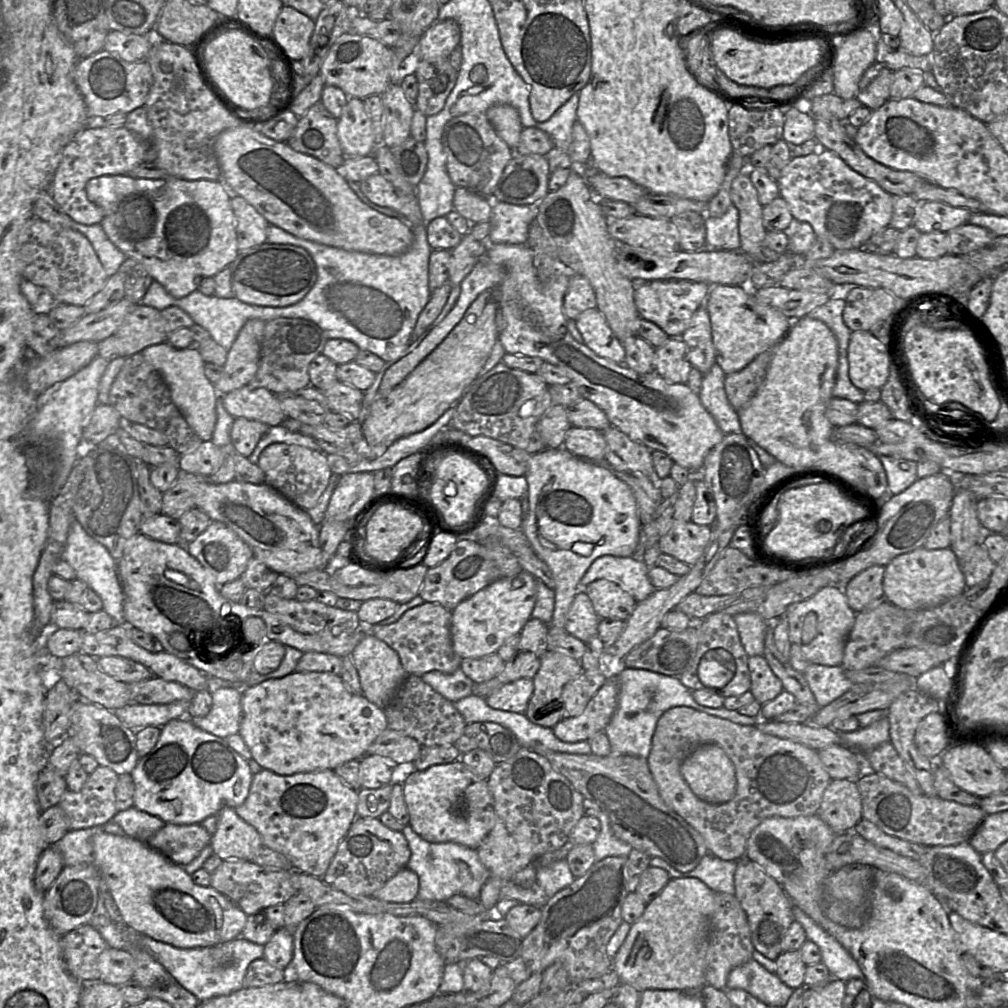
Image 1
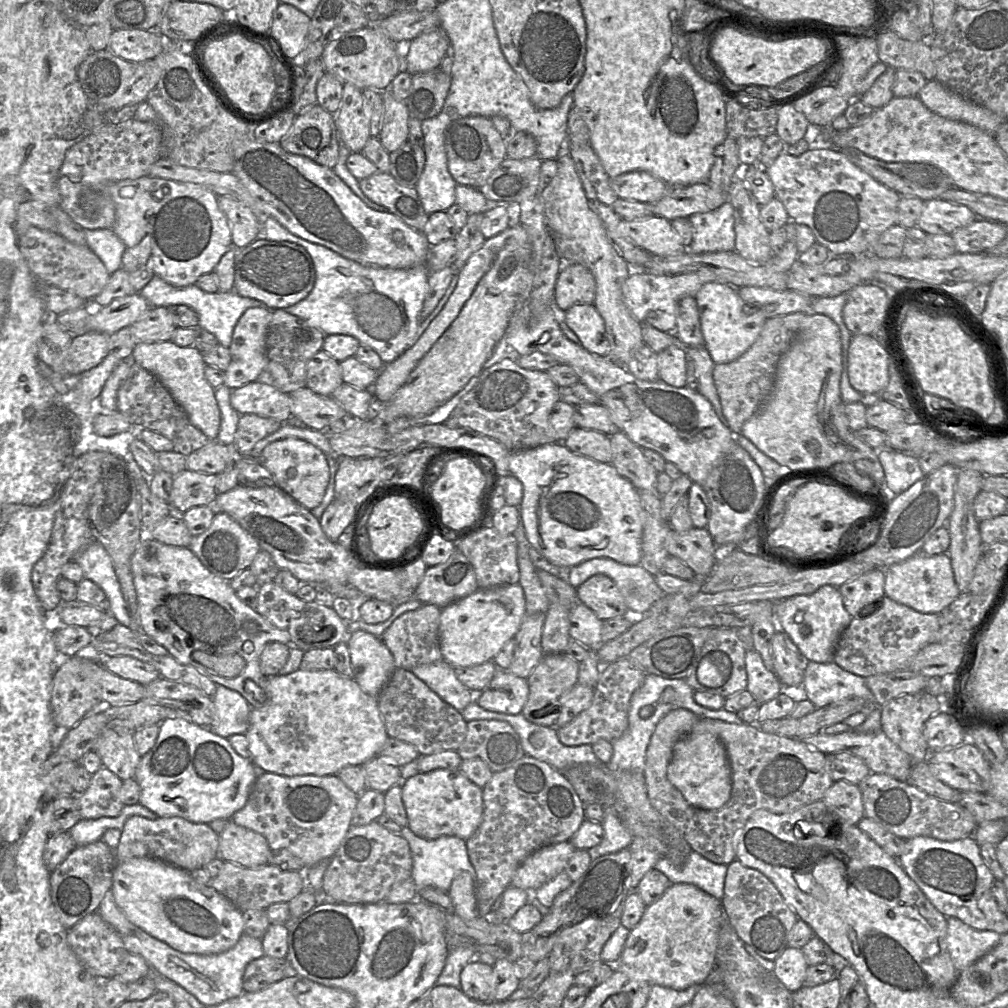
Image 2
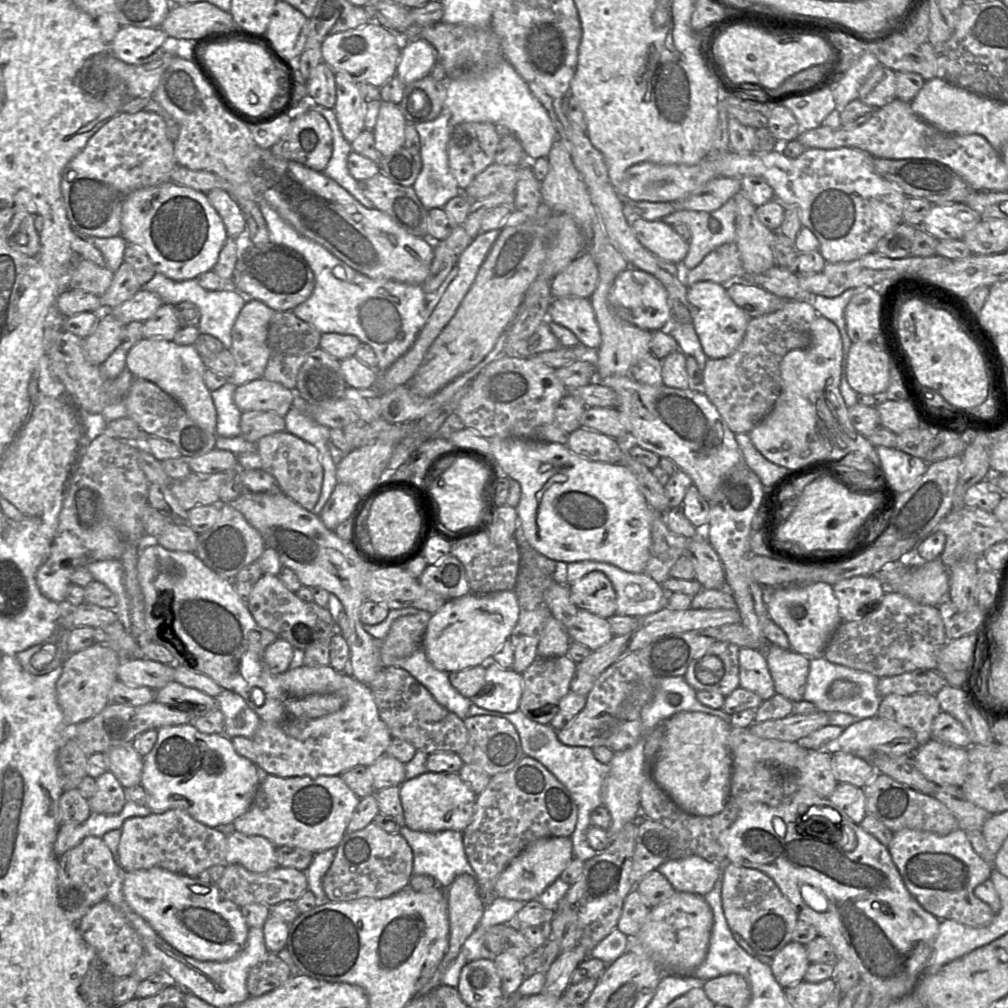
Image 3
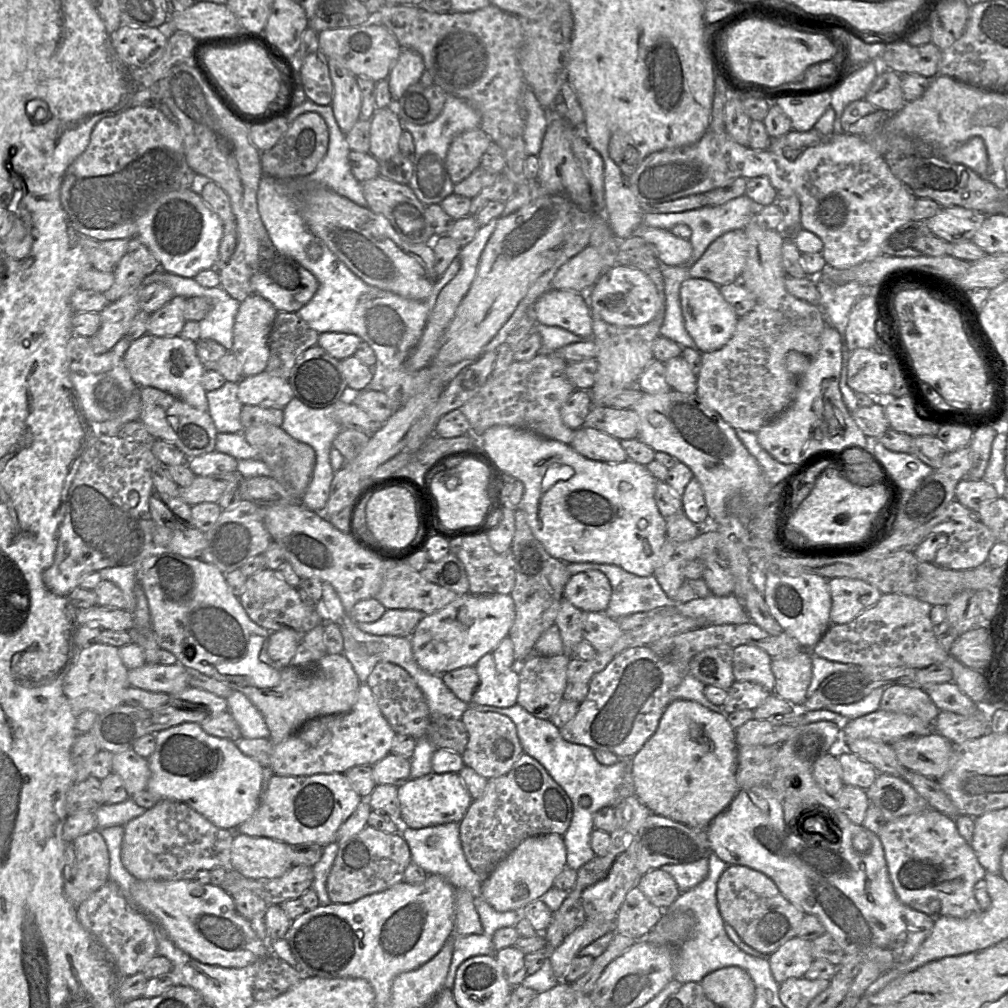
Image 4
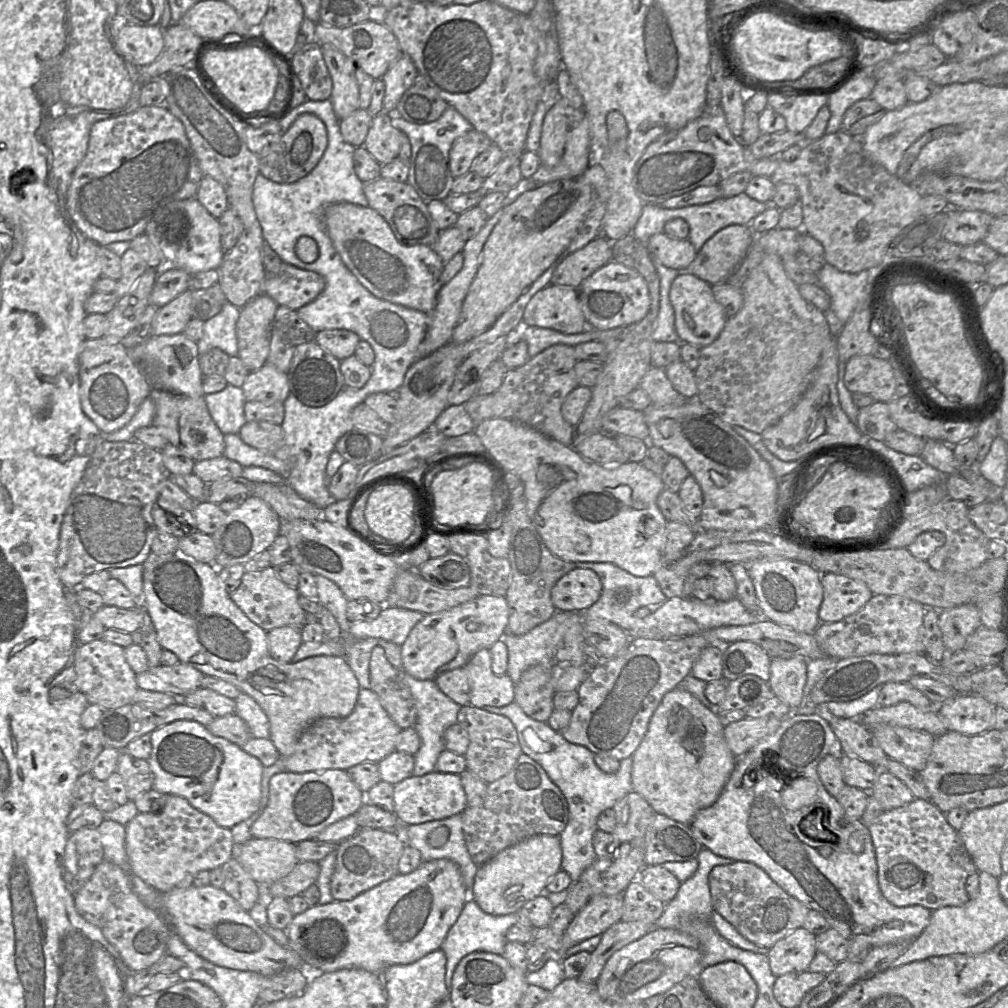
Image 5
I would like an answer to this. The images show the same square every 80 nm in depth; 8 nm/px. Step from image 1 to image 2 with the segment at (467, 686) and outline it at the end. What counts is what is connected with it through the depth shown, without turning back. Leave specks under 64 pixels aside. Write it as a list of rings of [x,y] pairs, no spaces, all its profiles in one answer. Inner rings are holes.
[[[444,660],[418,665],[410,671],[459,712],[475,701],[478,694],[464,686],[457,679],[455,668]]]

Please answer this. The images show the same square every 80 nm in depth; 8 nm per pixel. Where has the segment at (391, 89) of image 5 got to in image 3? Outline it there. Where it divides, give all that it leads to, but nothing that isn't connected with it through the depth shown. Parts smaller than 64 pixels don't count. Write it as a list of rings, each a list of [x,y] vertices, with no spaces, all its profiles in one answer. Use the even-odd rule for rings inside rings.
[[[424,39],[403,41],[396,76],[405,85],[429,76],[438,62],[436,49]]]

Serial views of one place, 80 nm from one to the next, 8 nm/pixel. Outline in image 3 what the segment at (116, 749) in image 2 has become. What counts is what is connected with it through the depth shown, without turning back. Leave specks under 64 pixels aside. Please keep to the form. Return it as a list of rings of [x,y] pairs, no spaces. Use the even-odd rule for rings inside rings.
[[[133,743],[113,747],[107,752],[109,771],[124,788],[141,784],[143,756],[134,748]]]

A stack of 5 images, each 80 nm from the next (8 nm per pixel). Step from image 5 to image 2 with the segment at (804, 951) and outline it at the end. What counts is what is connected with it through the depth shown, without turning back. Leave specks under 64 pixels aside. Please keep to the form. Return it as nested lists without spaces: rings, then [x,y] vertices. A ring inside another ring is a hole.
[[[787,947],[775,959],[772,973],[776,982],[780,982],[791,993],[800,989],[805,982],[809,967],[802,949]]]

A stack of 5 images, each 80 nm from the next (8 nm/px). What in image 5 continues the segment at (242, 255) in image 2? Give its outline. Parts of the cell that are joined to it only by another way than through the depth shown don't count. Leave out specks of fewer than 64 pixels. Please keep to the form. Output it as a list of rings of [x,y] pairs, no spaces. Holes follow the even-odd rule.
[[[283,263],[276,276],[266,277],[264,294],[279,306],[296,311],[315,300],[325,285],[325,279],[320,274]]]

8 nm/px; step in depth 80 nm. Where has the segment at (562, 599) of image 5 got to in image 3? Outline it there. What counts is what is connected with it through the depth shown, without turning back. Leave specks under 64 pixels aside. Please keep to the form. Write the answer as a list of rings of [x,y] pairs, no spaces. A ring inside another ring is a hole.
[[[591,571],[570,584],[569,590],[571,600],[578,609],[587,610],[605,619],[616,614],[616,592],[603,572]]]

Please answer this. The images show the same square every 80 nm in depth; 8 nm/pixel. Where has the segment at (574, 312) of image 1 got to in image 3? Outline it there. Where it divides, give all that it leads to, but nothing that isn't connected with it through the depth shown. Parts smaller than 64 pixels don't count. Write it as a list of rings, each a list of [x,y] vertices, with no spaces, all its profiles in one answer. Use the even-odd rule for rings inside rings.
[[[583,252],[551,281],[551,293],[553,298],[590,299],[598,282],[597,264],[590,254]]]

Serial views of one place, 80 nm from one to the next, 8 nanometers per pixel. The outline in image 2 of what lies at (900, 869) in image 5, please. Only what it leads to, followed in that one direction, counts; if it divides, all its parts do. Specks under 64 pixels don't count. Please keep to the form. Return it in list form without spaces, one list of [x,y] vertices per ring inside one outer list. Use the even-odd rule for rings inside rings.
[[[914,837],[906,840],[905,850],[898,862],[907,875],[917,884],[928,900],[946,917],[956,917],[977,930],[1004,933],[1007,914],[1000,911],[992,895],[994,877],[980,855],[980,847],[973,837],[956,841],[941,841],[931,837]]]

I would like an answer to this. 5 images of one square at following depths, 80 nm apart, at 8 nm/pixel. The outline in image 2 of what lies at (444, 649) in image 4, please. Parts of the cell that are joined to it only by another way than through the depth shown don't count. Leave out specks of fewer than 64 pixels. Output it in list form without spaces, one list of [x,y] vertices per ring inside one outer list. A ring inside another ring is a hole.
[[[519,583],[494,588],[478,589],[474,593],[441,608],[440,614],[440,650],[445,662],[453,667],[469,667],[493,661],[503,646],[514,638],[526,615],[526,600]]]

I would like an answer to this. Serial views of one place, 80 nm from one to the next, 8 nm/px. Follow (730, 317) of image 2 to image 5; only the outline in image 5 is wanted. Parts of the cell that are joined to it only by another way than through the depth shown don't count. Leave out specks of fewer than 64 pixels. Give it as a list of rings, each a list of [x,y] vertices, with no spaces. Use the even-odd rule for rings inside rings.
[[[688,269],[682,272],[675,278],[670,289],[670,301],[675,311],[675,329],[681,343],[689,343],[701,349],[717,339],[728,318],[713,295],[712,285],[691,274]]]

